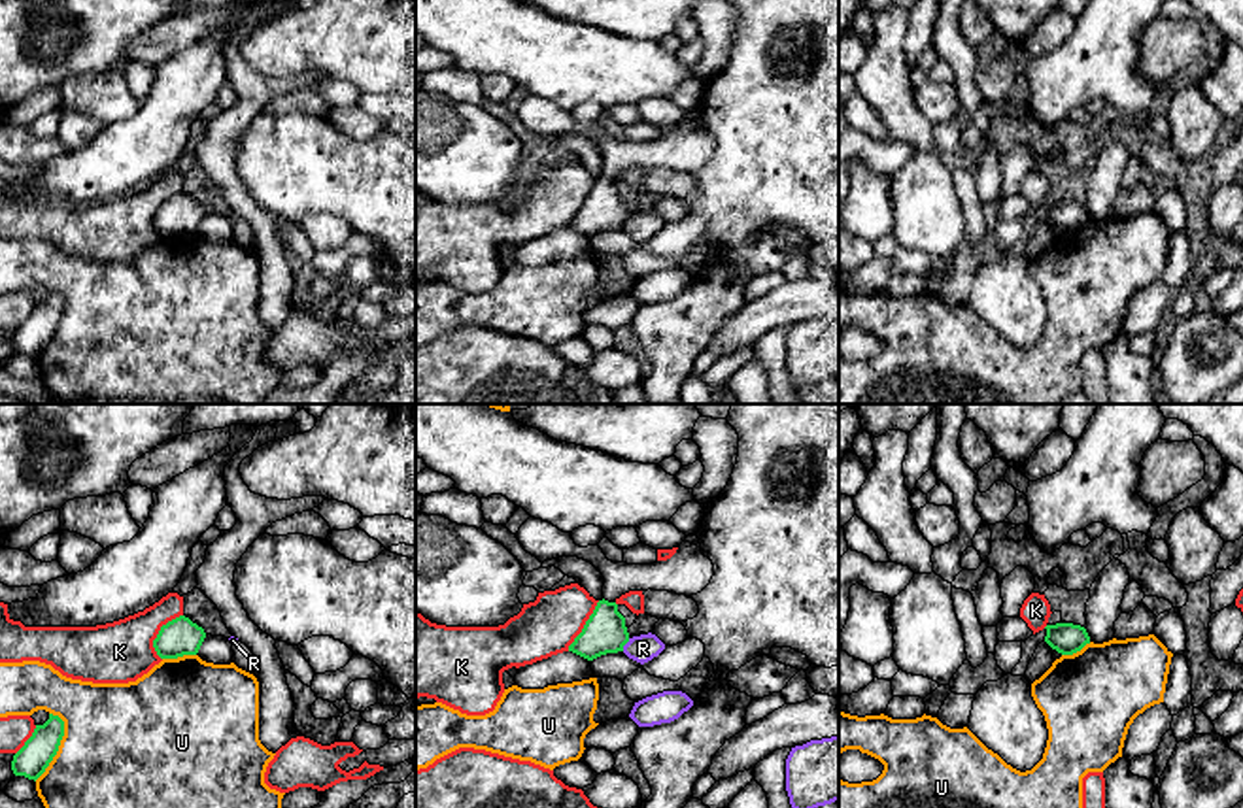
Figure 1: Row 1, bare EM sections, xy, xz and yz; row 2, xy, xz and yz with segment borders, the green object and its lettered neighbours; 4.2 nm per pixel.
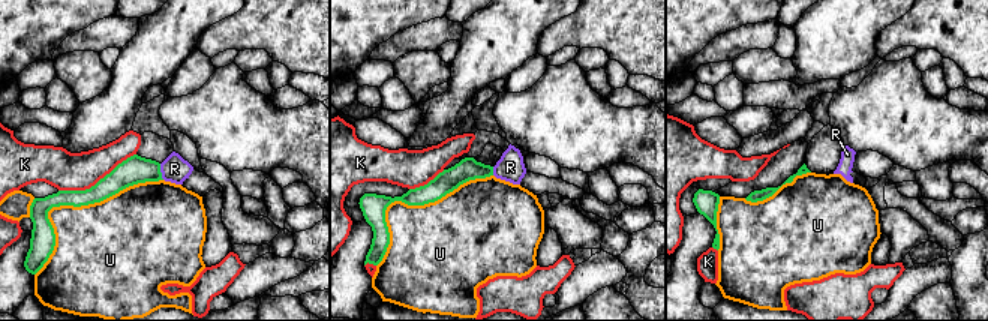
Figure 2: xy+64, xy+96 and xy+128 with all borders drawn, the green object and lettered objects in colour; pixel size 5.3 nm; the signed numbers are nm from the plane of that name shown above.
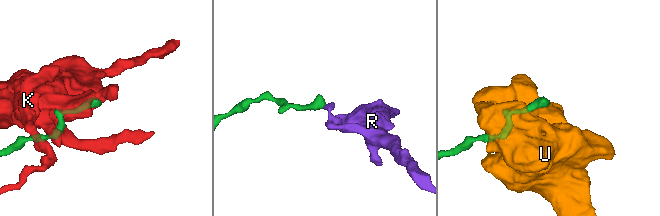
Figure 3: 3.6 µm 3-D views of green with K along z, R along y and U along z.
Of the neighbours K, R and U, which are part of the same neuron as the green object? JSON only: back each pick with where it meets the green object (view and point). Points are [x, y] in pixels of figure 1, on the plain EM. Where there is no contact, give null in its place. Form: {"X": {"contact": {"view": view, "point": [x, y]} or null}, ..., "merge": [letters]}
{"merge": []}

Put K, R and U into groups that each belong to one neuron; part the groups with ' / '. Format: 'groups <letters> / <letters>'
groups K / R / U

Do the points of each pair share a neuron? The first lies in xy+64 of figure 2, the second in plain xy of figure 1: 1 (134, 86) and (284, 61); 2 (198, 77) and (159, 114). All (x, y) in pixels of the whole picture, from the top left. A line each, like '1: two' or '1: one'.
1: two
2: two

